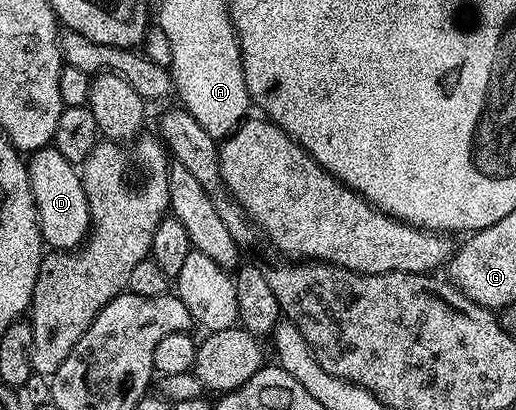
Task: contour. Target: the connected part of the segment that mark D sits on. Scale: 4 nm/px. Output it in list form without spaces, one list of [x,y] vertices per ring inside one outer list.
[[[55,146],[39,148],[26,160],[31,190],[40,219],[40,233],[49,249],[71,252],[88,239],[92,215],[86,198],[84,181],[77,165],[72,164]]]

